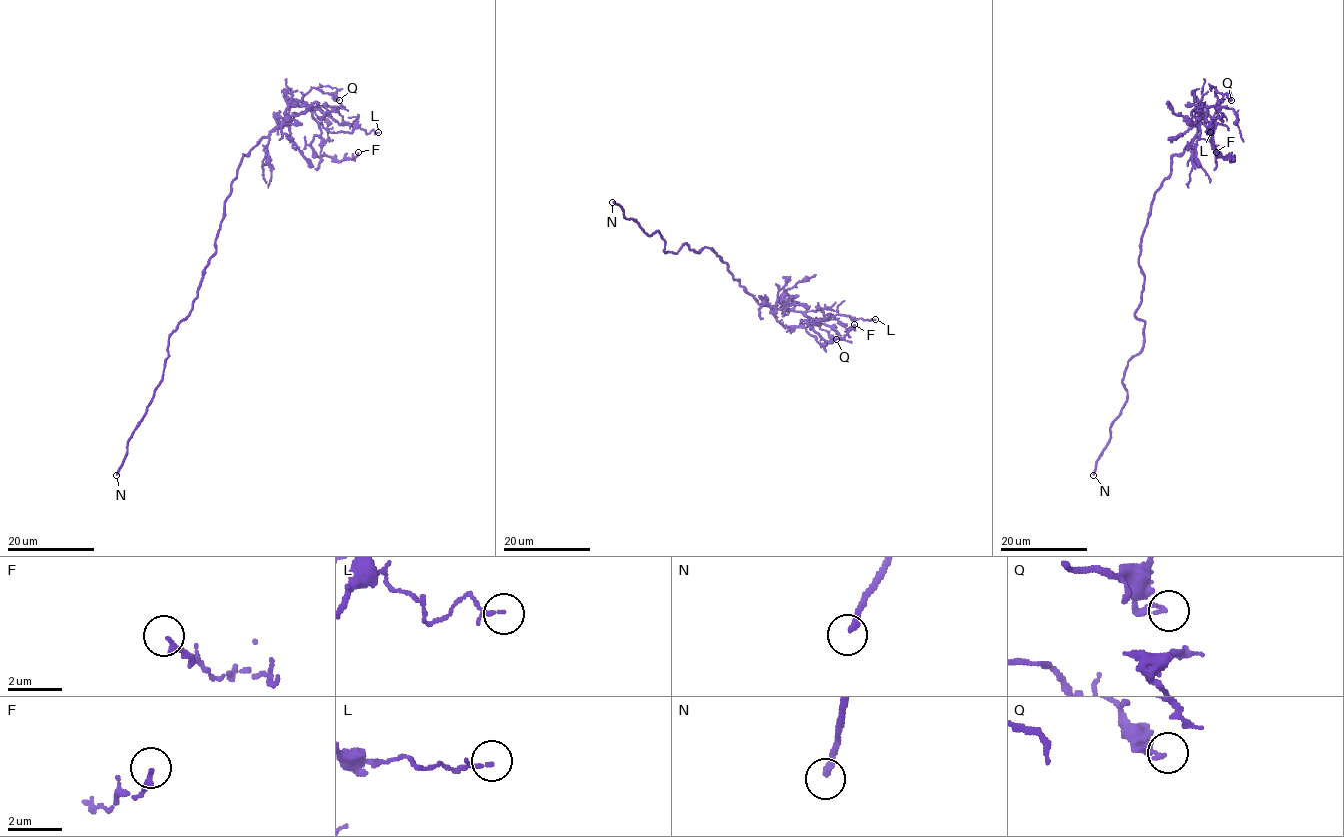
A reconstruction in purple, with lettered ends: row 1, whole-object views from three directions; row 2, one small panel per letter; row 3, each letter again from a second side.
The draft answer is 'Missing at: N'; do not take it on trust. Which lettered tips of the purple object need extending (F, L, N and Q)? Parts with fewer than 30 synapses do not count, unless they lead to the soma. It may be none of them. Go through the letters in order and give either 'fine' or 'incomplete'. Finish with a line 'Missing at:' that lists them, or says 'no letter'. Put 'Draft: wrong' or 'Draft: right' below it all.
F: fine
L: fine
N: incomplete
Q: fine
Missing at: N
Draft: right

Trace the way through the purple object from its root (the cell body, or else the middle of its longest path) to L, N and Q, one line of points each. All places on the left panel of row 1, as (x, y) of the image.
L: (221, 223), (242, 156), (281, 124), (292, 103), (305, 105), (331, 132), (358, 127), (378, 132)
N: (221, 223), (216, 253), (205, 269), (197, 298), (190, 313), (168, 338), (161, 382), (128, 442), (116, 475)
Q: (221, 223), (224, 201), (242, 156), (279, 123), (280, 128), (288, 109), (313, 88), (339, 100)

